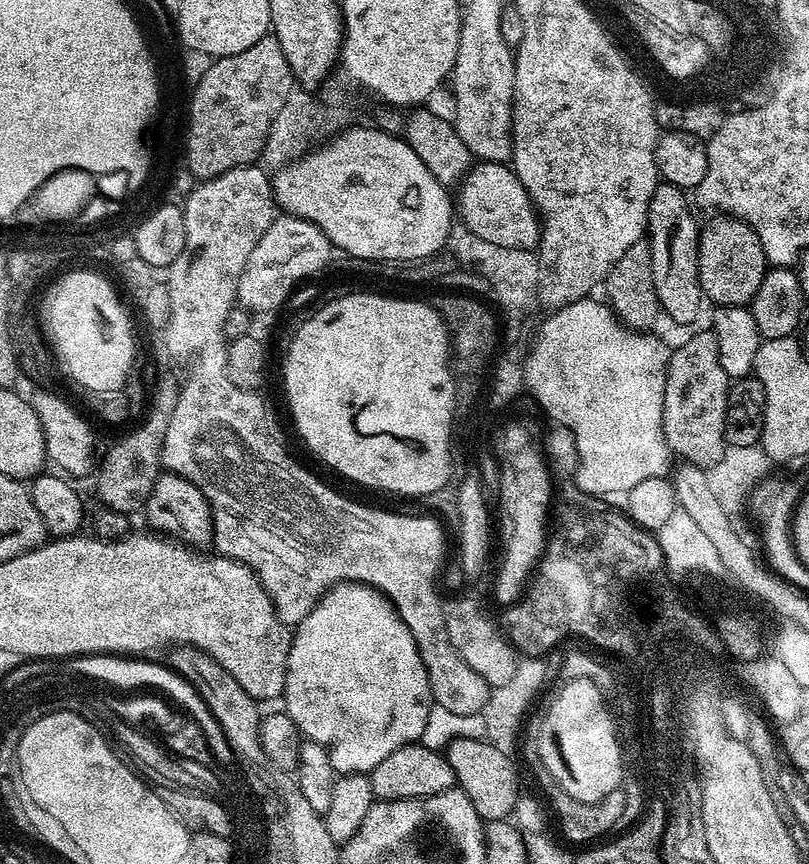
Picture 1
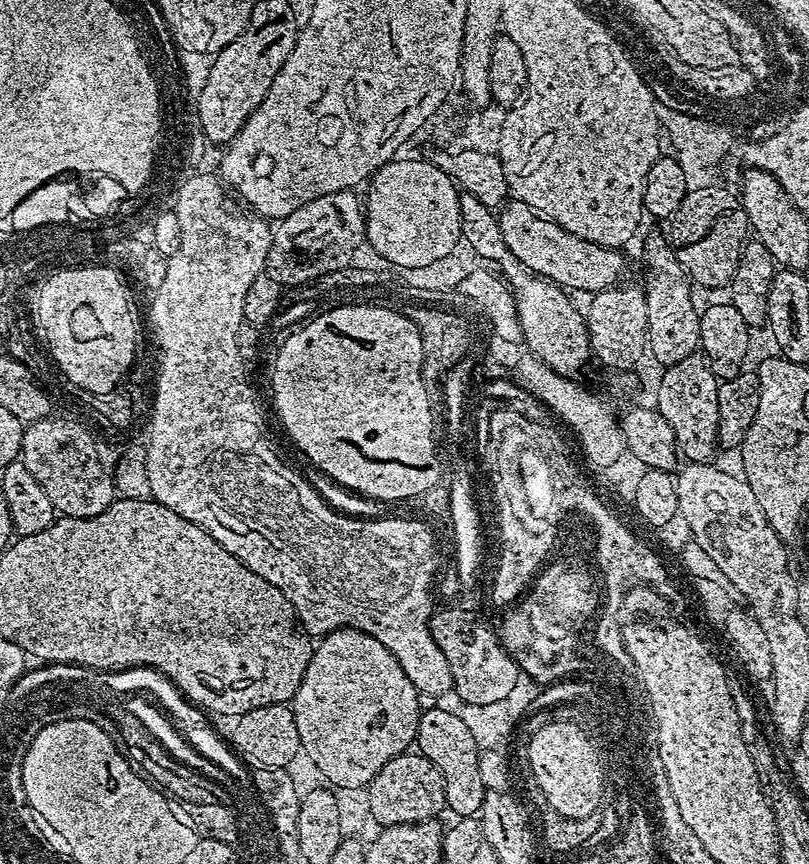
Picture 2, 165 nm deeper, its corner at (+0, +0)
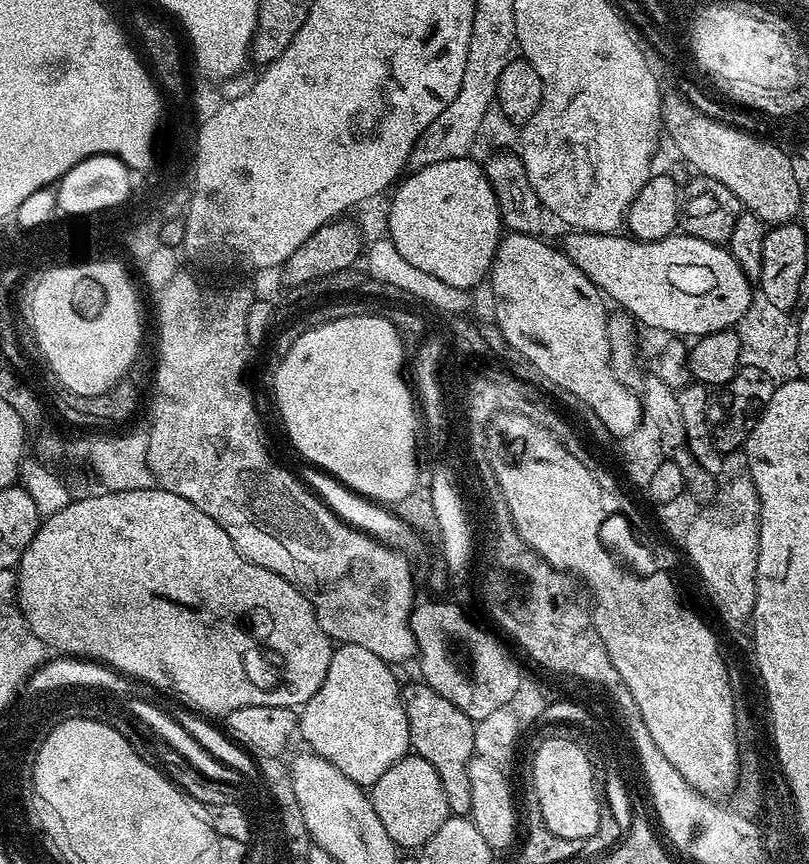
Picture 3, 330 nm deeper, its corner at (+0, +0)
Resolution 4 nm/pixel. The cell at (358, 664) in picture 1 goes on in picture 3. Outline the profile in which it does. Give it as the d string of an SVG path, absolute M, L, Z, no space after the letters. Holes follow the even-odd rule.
M340 644L330 658L330 670L326 670L326 682L322 682L322 686L318 686L318 694L314 694L314 698L307 700L298 712L298 732L301 737L304 735L304 740L308 743L305 745L316 755L326 758L326 762L330 762L338 770L342 770L342 774L346 774L346 778L350 778L350 782L360 785L365 790L371 789L372 784L378 782L378 778L382 778L382 774L386 774L386 770L390 770L390 766L394 766L394 762L398 762L410 752L406 714L402 710L402 702L400 701L401 685L396 684L396 676L392 672L395 671L382 658L378 658L378 654L370 654L370 650L366 650L362 646Z

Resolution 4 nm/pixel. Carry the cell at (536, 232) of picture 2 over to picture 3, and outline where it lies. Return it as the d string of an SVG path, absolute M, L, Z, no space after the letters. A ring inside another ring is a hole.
M569 231L566 251L570 262L594 282L609 301L627 312L637 325L657 328L676 338L699 338L711 332L722 332L736 326L754 299L753 285L748 283L742 266L734 262L727 247L702 241L685 234L673 234L661 240L638 240L631 235L602 232Z

